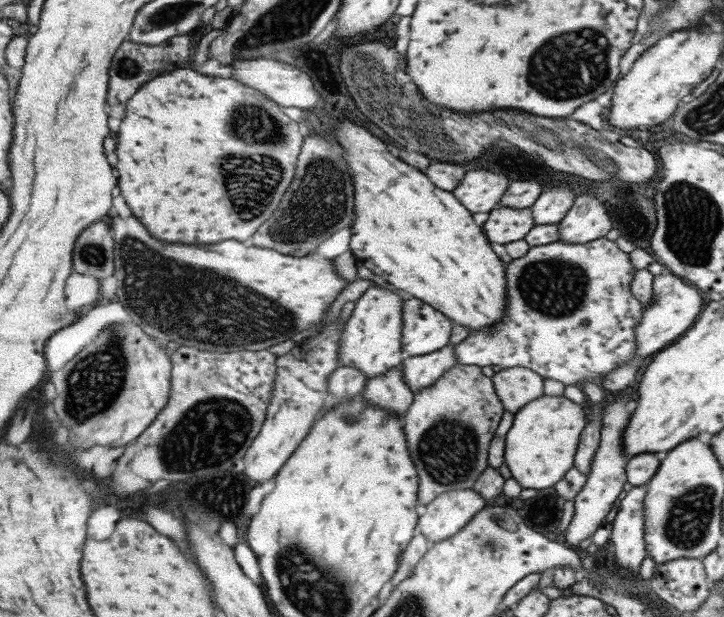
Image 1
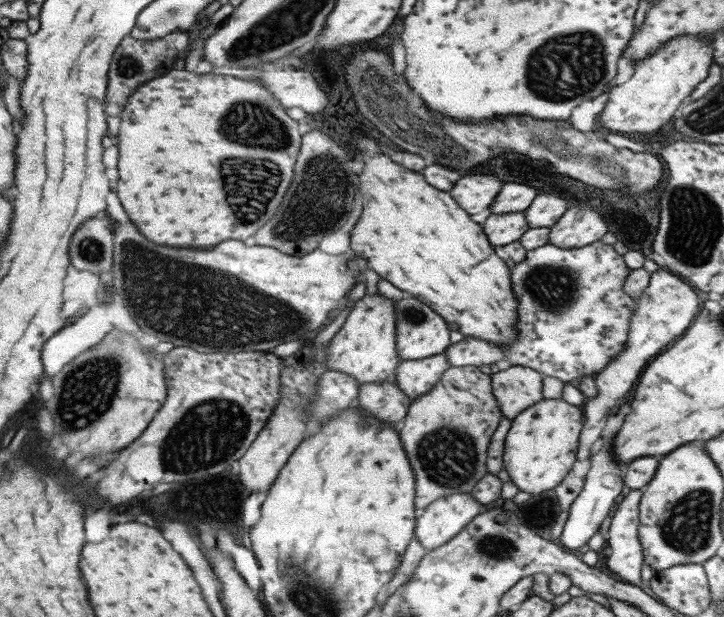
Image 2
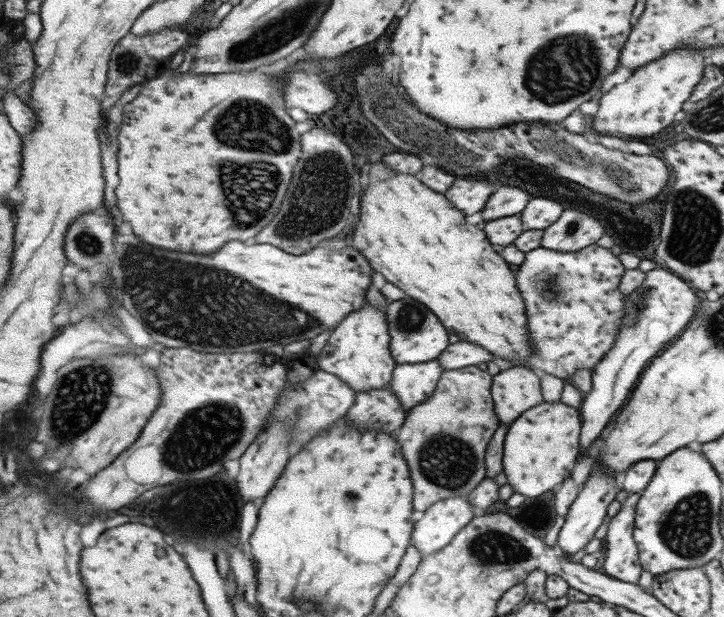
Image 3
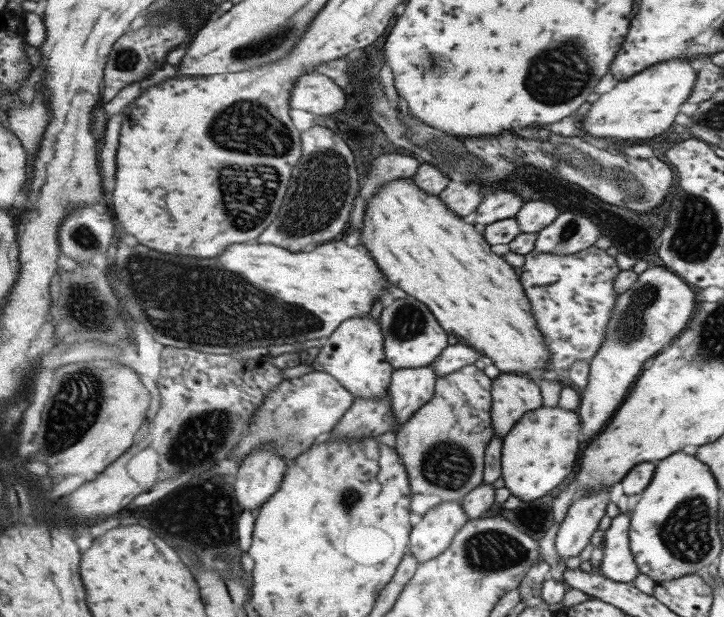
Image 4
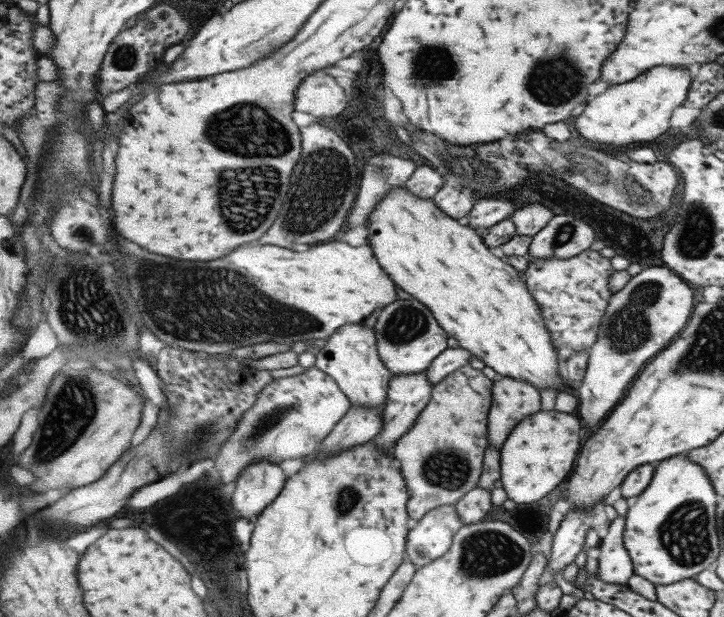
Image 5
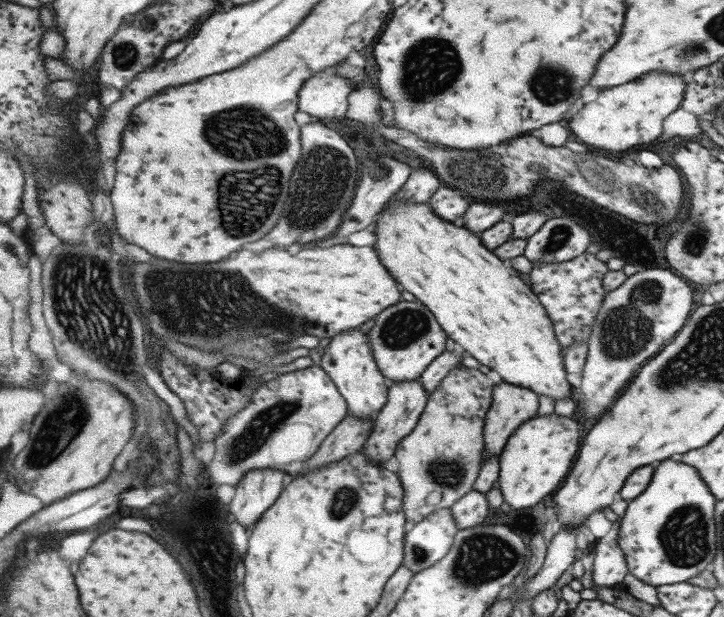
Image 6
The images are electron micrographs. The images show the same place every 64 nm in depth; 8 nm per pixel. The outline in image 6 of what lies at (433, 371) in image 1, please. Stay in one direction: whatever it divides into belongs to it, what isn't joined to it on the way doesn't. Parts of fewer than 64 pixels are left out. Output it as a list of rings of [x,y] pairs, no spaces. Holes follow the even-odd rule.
[[[420,378],[389,383],[390,390],[387,404],[376,415],[374,431],[363,448],[363,452],[370,458],[370,461],[383,464],[387,460],[391,460],[395,456],[400,442],[416,429],[417,423],[421,420],[431,396],[427,394],[427,390],[423,388],[423,385]]]

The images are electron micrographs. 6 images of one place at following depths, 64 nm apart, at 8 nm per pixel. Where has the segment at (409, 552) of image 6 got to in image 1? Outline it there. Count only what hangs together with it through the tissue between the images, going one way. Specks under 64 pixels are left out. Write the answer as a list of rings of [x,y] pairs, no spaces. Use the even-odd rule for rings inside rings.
[[[474,488],[444,492],[426,506],[426,511],[421,515],[421,530],[431,542],[444,541],[464,530],[469,521],[472,521],[476,514],[487,506],[487,503],[486,498]]]

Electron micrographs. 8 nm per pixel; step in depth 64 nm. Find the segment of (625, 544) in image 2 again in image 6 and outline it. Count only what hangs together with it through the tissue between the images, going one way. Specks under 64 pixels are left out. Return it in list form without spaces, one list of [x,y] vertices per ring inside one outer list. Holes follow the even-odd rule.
[[[621,520],[612,523],[611,530],[596,541],[593,562],[593,584],[600,587],[621,587],[630,573],[625,551],[619,544]]]

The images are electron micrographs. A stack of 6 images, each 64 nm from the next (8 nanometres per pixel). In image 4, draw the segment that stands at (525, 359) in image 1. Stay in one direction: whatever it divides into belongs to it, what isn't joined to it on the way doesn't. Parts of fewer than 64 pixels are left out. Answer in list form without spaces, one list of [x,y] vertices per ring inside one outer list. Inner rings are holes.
[[[590,246],[581,253],[571,254],[571,256],[543,254],[543,251],[534,250],[527,254],[522,270],[521,283],[533,304],[533,314],[537,318],[537,326],[541,329],[550,350],[550,360],[553,360],[551,364],[548,364],[548,370],[569,371],[578,360],[591,363],[596,354],[600,352],[601,345],[606,341],[607,326],[616,310],[617,298],[620,298],[615,282],[622,271],[617,260],[597,246]],[[457,342],[454,345],[449,345],[440,357],[432,364],[437,371],[438,378],[457,372],[465,366],[473,365],[484,356],[478,350],[466,345],[463,342]]]

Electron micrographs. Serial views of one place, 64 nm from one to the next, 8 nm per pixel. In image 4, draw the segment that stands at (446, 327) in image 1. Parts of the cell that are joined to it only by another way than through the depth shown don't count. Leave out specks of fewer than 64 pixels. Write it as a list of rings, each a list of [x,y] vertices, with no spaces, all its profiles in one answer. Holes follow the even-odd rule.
[[[407,295],[407,298],[391,300],[391,302],[393,304],[381,312],[379,324],[381,324],[381,329],[384,330],[386,355],[392,362],[392,365],[395,369],[419,368],[432,365],[449,346],[448,331],[440,326],[432,310],[414,296]]]

